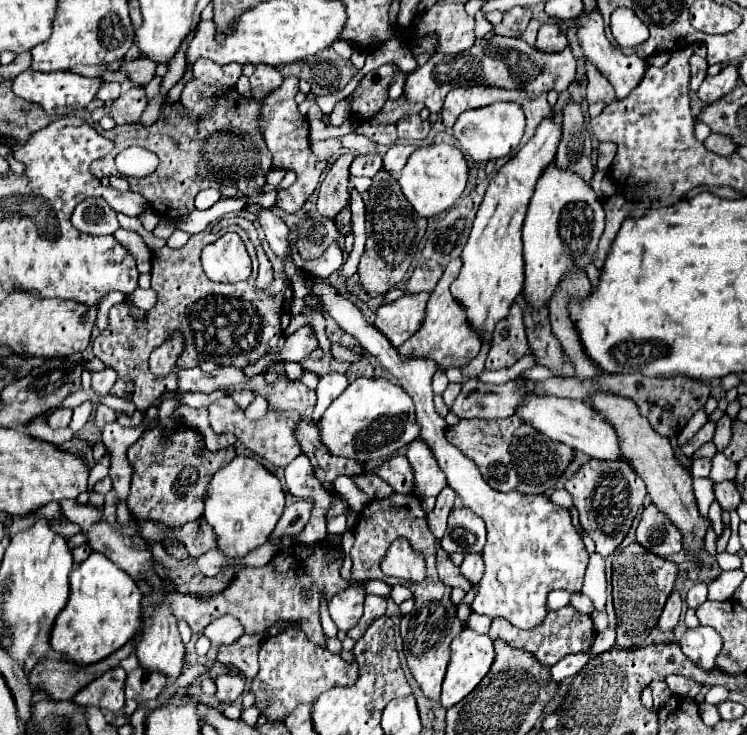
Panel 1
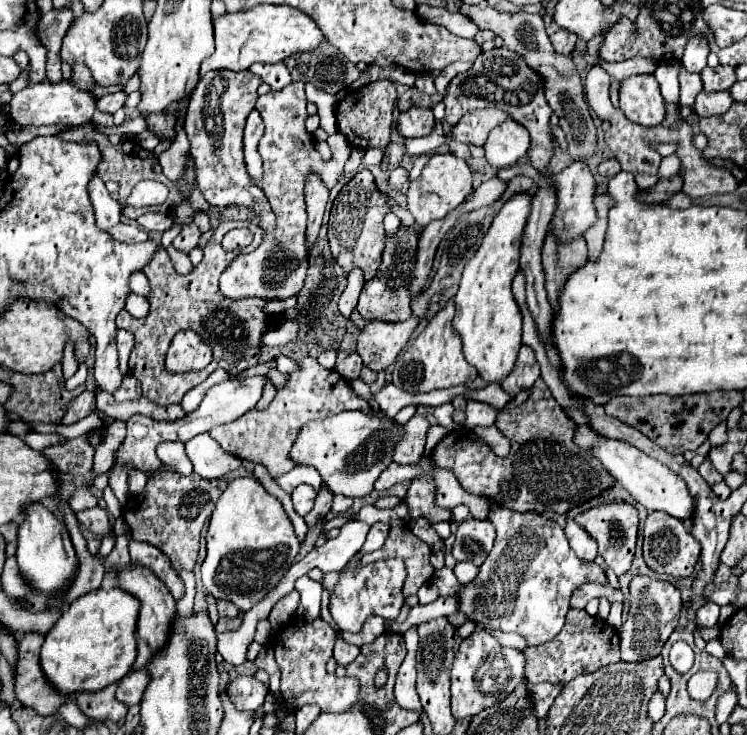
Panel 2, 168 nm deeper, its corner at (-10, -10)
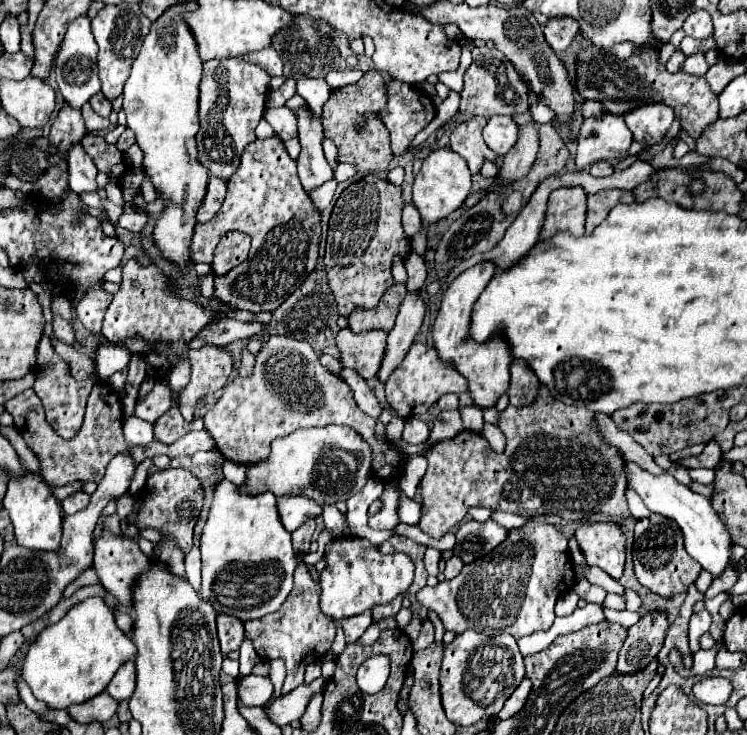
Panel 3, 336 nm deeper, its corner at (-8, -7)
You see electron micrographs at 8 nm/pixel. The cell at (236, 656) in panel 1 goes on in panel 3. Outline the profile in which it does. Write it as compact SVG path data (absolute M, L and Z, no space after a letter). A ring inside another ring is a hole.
M280 658L270 660L270 671L268 677L274 686L272 700L280 695L284 683L284 676L286 676L286 666L284 666L284 660L280 660Z

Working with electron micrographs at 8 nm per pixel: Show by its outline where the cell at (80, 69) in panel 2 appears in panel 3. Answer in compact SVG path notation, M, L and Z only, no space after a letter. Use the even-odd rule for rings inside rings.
M80 16L68 26L68 32L62 40L62 48L56 54L56 68L54 68L58 92L74 108L82 108L84 102L88 102L94 94L98 94L96 54L98 54L98 46L94 42L92 32L90 32L90 20L88 20L88 16Z

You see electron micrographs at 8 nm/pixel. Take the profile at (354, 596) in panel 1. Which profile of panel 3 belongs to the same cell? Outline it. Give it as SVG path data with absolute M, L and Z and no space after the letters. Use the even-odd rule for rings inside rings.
M342 536L326 544L326 568L320 572L320 610L334 620L350 618L376 604L388 604L396 594L412 584L414 564L404 554L382 554L378 546L358 536Z

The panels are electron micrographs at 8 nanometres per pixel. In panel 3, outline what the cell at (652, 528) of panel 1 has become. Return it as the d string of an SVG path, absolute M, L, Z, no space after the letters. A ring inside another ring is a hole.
M650 514L648 518L636 522L632 556L636 580L650 592L660 594L664 598L686 592L702 570L700 564L696 564L696 560L692 560L688 552L684 552L684 536L680 528L674 524L674 520L668 520L660 514Z

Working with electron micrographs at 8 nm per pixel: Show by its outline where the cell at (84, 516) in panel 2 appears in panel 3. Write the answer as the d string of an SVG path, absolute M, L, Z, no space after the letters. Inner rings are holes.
M74 492L72 496L62 500L62 510L64 510L64 514L74 514L76 510L86 508L88 502L90 502L90 496L86 492Z

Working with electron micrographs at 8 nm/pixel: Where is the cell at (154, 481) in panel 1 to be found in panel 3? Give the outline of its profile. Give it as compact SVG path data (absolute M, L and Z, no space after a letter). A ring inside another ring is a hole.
M166 468L148 476L142 490L142 508L138 514L138 528L162 528L164 534L174 534L174 540L184 552L192 548L192 532L202 510L204 490L200 480L186 468Z

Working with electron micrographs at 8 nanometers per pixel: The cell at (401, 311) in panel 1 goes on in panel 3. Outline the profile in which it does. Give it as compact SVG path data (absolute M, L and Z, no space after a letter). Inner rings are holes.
M348 328L340 330L336 336L336 348L340 350L342 366L356 370L364 380L374 378L384 356L386 338L386 332L354 334Z

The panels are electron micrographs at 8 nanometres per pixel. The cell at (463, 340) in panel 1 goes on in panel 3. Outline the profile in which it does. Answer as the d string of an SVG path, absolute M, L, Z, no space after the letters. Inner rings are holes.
M412 344L404 362L392 372L392 376L386 382L386 400L400 418L410 418L428 412L428 408L434 406L438 398L444 394L462 394L466 390L466 378L460 376L452 364L442 364L434 348L428 348L426 344Z

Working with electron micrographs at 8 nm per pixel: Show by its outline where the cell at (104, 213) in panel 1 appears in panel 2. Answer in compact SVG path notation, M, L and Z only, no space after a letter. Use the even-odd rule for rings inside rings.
M94 177L88 185L88 191L90 191L94 211L96 211L96 227L108 233L112 227L120 225L120 219L122 219L120 205L116 199L112 199L108 189L104 187L104 181L100 177Z

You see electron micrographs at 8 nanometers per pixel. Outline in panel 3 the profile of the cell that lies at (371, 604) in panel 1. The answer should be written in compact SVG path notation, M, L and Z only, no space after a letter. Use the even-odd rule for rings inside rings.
M362 612L360 616L352 616L348 620L340 620L346 642L356 642L372 624L372 612Z

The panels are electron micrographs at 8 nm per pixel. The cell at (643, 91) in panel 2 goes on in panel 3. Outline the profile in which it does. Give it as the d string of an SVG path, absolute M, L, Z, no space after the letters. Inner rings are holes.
M644 104L628 112L624 120L634 134L634 140L640 140L648 150L650 146L656 146L666 138L674 122L674 112L664 104Z

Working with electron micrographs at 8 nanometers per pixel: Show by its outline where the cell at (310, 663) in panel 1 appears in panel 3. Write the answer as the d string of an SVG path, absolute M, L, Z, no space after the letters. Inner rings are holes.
M304 564L296 566L294 572L294 588L284 602L284 606L268 614L260 620L248 620L244 624L246 638L252 640L254 650L260 658L284 658L286 660L286 680L282 686L282 696L292 692L304 682L304 668L312 662L320 662L320 658L330 650L334 636L336 636L336 620L330 616L324 616L324 612L318 606L320 596L320 584L310 576L310 570Z

